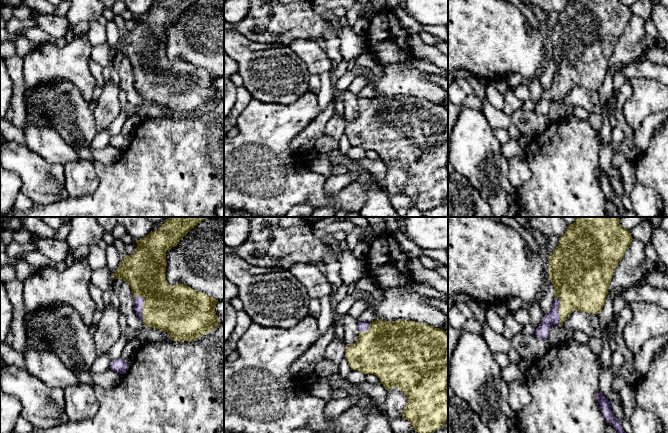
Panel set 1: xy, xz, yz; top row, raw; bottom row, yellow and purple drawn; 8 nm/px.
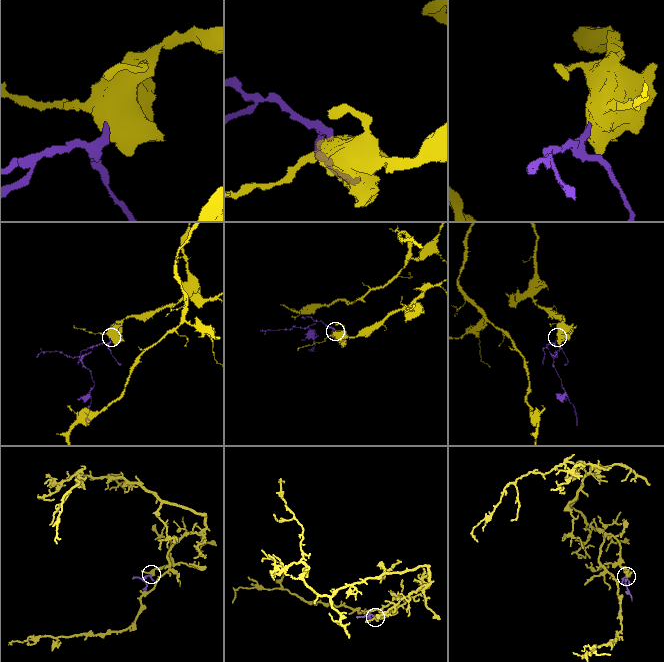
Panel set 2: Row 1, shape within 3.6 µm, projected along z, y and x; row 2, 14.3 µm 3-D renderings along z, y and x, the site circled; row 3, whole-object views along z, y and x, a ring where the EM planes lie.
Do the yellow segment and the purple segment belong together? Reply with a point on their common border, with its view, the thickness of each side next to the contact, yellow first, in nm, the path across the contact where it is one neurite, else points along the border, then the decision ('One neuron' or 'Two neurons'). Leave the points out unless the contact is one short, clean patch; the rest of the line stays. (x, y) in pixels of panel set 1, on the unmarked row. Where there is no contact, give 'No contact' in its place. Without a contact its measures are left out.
Touches yellow at xy (142, 84). Thickness 380 nm (yellow) against 80 nm. Path across: xy (173, 85), (142, 84), (139, 77). One neuron

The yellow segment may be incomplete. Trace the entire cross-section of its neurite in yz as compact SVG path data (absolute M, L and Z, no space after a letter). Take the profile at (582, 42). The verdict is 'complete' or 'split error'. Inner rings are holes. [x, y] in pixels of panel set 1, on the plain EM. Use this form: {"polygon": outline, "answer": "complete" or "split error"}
{"polygon": "M569 0L549 33L549 55L554 63L551 88L544 92L535 111L546 116L551 102L562 101L574 87L599 90L615 45L633 16L620 0Z", "answer": "split error"}

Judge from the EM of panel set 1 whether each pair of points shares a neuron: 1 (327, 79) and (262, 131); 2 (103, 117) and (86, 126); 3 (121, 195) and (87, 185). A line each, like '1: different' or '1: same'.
1: different
2: different
3: different

